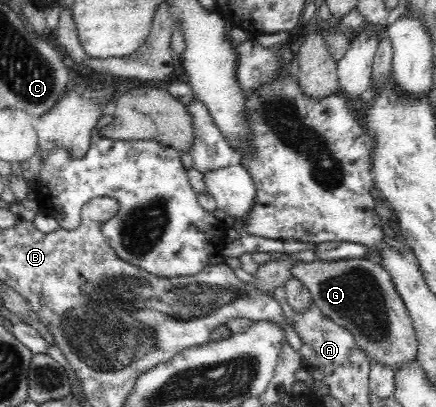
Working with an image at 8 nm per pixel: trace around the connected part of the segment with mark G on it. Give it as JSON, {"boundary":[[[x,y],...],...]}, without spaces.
{"boundary":[[[363,259],[341,260],[341,262],[295,262],[291,266],[292,278],[299,280],[310,293],[312,305],[323,315],[335,322],[342,329],[353,335],[357,348],[370,361],[370,365],[379,364],[384,368],[391,368],[399,372],[401,368],[409,366],[416,361],[418,353],[418,340],[412,320],[407,314],[404,302],[397,293],[390,274],[375,262]]]}

